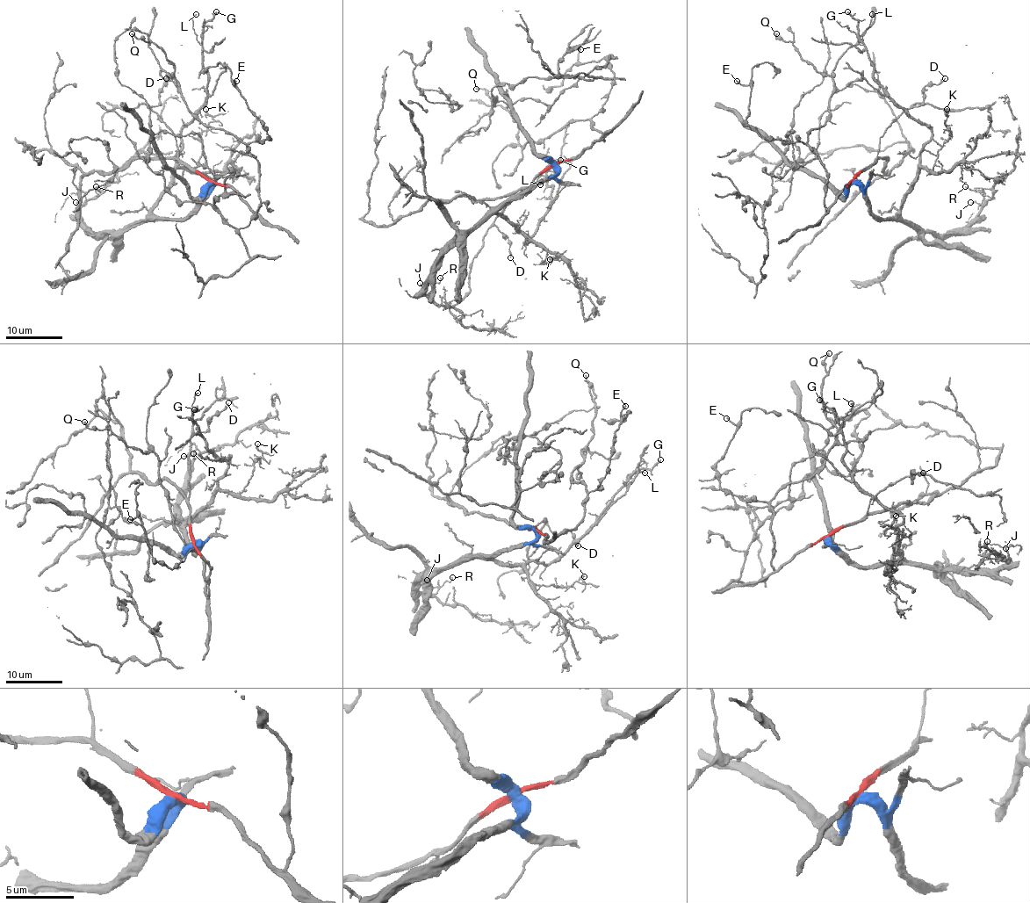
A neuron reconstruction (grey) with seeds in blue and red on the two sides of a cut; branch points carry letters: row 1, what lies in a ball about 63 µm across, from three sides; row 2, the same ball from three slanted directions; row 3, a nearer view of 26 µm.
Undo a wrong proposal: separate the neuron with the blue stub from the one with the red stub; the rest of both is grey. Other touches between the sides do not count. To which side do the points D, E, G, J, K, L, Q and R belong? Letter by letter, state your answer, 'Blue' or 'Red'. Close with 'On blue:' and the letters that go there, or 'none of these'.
D: Red
E: Red
G: Blue
J: Blue
K: Blue
L: Blue
Q: Red
R: Blue
On blue: G, J, K, L, R

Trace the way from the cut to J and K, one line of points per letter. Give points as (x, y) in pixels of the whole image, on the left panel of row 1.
J: (210, 182), (212, 185), (208, 192), (183, 218), (147, 218), (118, 231), (95, 234), (82, 221), (76, 203)
K: (210, 182), (183, 218), (152, 213), (173, 173), (197, 164), (198, 135), (212, 119), (205, 108)

